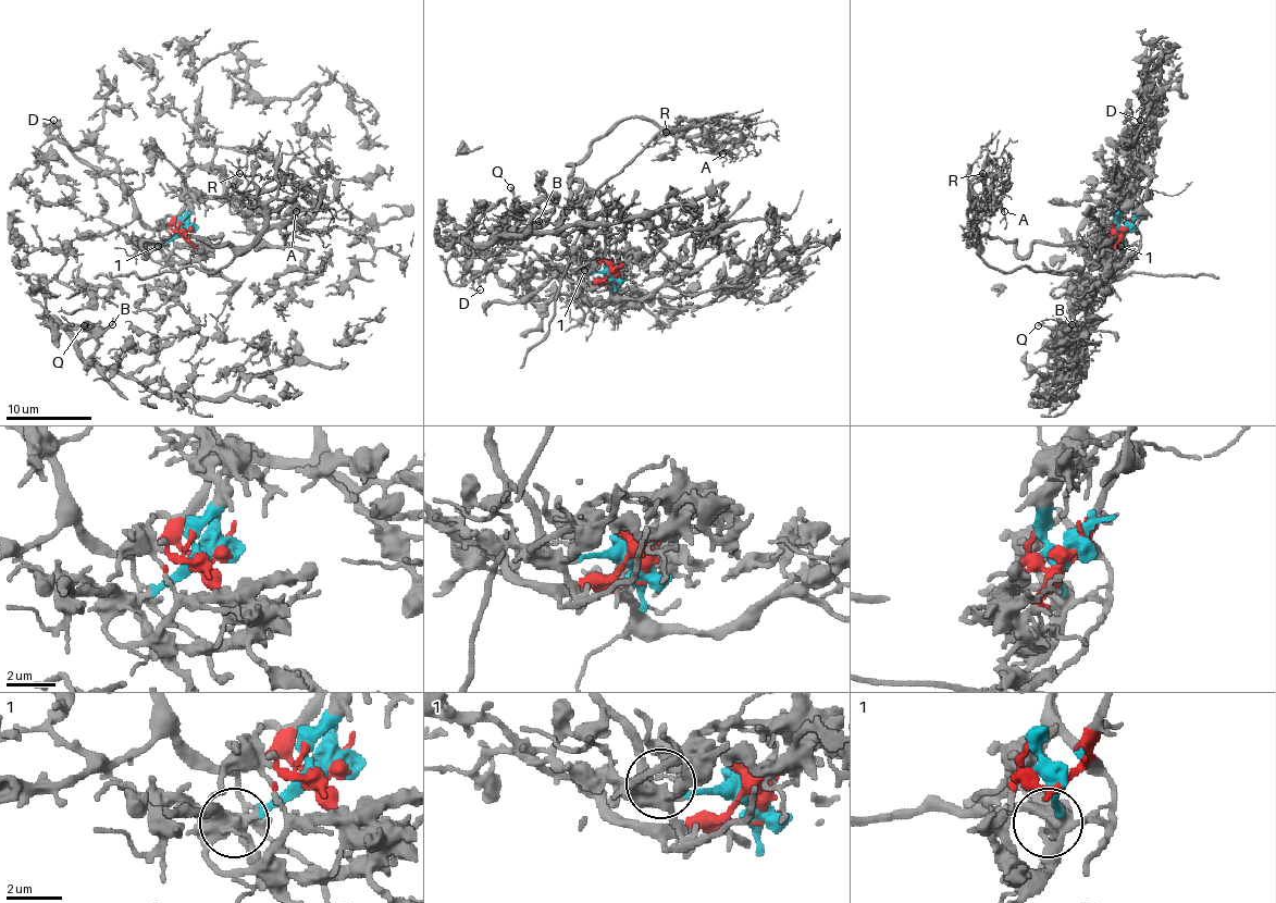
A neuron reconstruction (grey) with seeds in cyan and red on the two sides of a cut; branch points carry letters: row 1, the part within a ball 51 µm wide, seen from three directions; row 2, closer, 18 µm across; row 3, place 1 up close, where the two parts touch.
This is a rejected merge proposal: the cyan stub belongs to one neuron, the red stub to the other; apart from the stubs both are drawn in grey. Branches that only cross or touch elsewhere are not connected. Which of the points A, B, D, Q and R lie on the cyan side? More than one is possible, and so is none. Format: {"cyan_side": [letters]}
{"cyan_side": ["A", "R"]}

